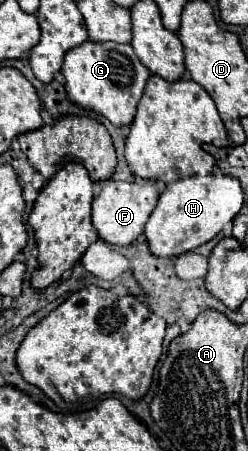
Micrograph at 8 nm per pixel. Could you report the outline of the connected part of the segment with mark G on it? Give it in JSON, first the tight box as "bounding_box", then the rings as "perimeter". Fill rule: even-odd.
{"bounding_box":[61,42,151,126],"perimeter":[[[85,42],[67,52],[61,74],[65,76],[67,98],[83,110],[107,118],[113,126],[131,126],[137,112],[137,102],[151,72],[139,62],[129,44],[115,42]]]}

